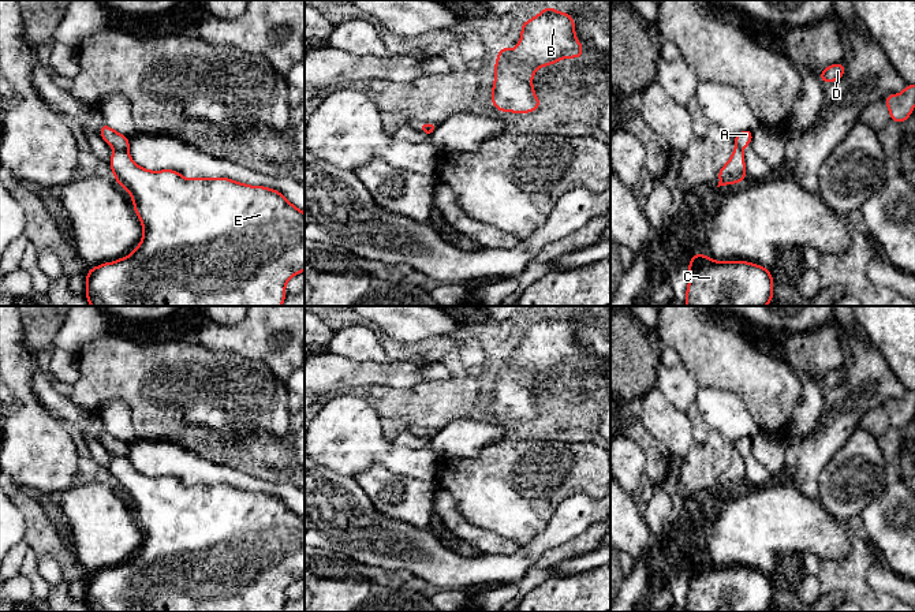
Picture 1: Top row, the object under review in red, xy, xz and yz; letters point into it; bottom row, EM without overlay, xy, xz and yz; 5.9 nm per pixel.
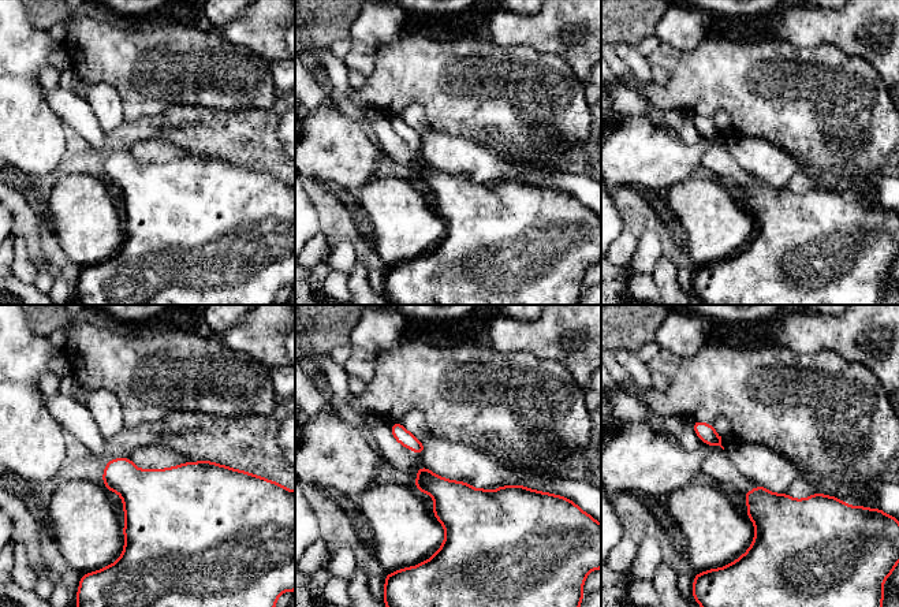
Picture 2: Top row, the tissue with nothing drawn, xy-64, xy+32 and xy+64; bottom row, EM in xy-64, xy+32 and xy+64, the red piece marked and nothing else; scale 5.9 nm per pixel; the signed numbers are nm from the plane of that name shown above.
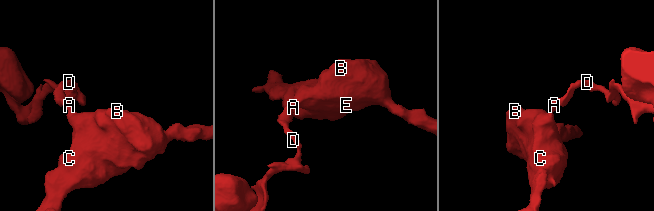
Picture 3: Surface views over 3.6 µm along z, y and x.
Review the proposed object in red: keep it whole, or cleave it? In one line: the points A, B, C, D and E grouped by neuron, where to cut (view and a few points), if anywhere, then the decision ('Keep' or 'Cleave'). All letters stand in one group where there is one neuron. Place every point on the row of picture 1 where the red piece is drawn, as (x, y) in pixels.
Groups: A D / B C E. Split along xy (116, 148), (127, 149). Cleave

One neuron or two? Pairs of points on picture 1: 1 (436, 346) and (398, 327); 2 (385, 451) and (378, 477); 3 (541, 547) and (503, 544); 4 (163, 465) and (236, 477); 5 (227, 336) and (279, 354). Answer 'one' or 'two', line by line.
1: two
2: two
3: two
4: one
5: one

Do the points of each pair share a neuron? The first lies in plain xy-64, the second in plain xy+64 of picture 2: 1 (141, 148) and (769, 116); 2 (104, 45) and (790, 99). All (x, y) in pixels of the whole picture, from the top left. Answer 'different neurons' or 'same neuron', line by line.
1: different neurons
2: same neuron

